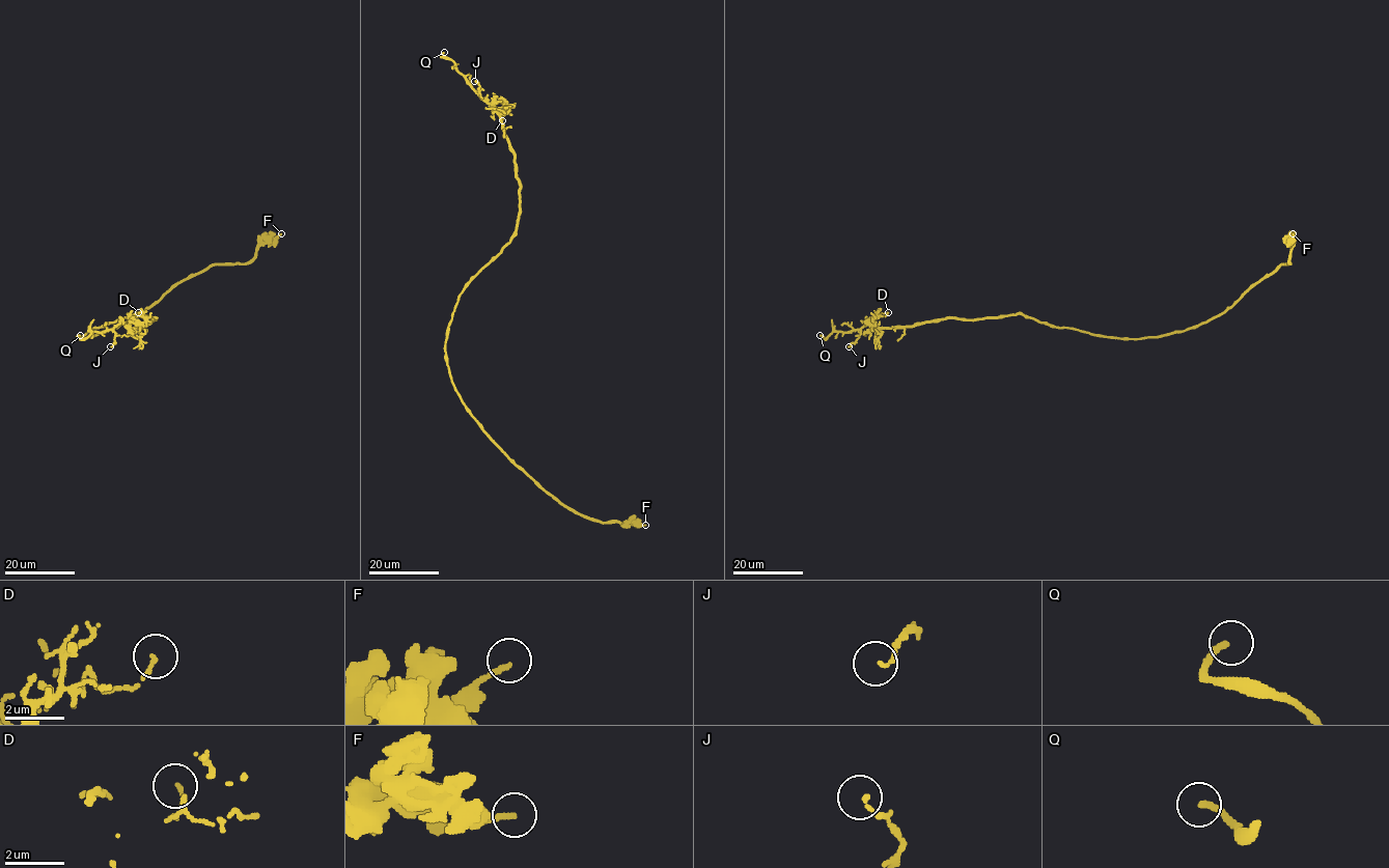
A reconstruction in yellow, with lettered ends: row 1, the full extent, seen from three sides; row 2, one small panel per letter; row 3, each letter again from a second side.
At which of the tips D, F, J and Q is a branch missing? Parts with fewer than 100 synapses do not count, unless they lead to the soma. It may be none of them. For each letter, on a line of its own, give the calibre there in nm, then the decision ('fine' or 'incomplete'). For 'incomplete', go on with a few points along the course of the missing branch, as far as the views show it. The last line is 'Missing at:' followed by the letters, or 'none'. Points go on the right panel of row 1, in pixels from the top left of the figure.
D: 110 nm thick; fine
F: 150 nm thick; fine
J: 120 nm thick; fine
Q: 240 nm thick; incomplete; missing branch runs (820, 335), (823, 333), (824, 340), (826, 334), (822, 312), (817, 317)
Missing at: Q

